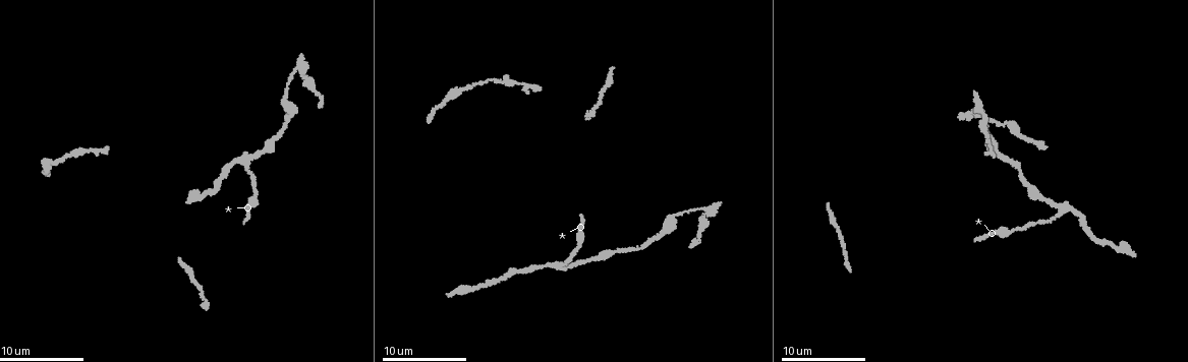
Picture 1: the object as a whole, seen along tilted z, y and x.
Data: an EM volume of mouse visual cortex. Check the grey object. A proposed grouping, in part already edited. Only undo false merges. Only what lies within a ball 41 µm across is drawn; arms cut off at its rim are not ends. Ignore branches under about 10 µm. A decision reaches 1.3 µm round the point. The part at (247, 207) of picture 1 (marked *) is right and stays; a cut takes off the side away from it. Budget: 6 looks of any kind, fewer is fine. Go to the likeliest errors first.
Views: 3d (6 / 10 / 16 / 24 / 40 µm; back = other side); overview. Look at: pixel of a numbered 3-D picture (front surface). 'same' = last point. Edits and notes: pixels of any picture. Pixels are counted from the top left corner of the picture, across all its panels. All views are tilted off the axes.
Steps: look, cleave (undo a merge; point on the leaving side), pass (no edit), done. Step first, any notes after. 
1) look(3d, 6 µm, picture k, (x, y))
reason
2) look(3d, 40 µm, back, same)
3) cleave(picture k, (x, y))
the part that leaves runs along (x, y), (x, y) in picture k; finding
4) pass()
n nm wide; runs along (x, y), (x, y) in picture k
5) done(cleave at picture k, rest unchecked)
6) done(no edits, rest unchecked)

look(3d, 10 µm, picture 1, (1061, 205))

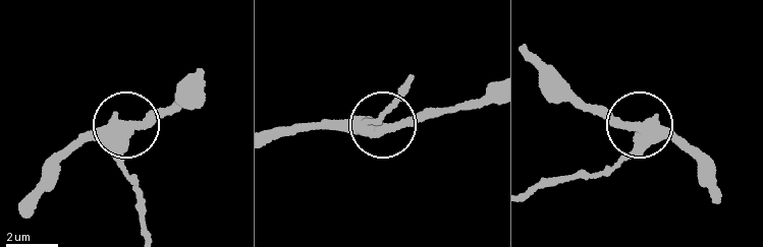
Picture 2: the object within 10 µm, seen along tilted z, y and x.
pass()
all the same cell

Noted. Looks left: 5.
look(3d, 6 µm, picture 1, (91, 152))
three-way junction

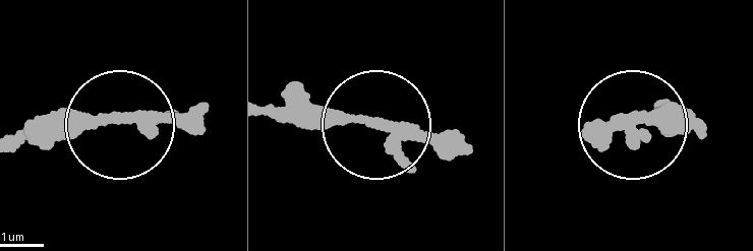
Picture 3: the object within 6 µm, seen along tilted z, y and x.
pass()
all the same cell

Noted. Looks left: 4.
look(3d, 10 µm, picture 1, (284, 94))
sudden change in width

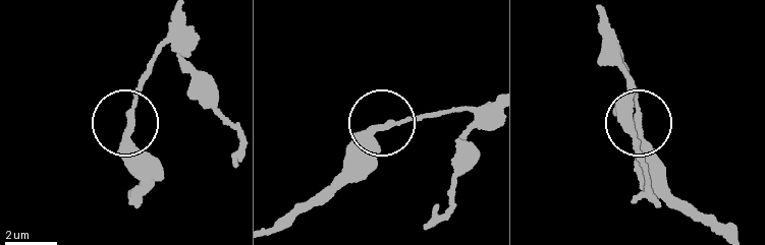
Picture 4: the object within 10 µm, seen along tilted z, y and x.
pass()
240 nm wide; continuous, no second cell

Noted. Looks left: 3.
done(no edits, rest unchecked)

